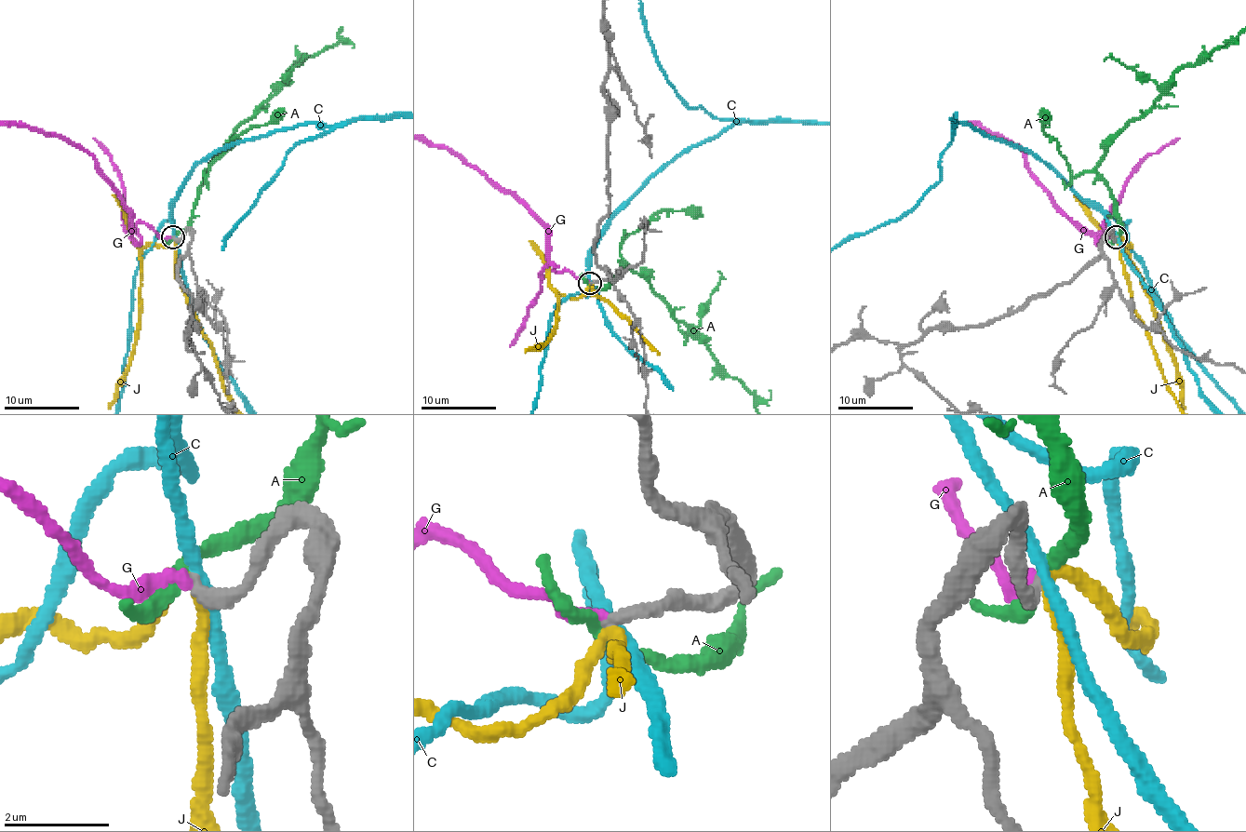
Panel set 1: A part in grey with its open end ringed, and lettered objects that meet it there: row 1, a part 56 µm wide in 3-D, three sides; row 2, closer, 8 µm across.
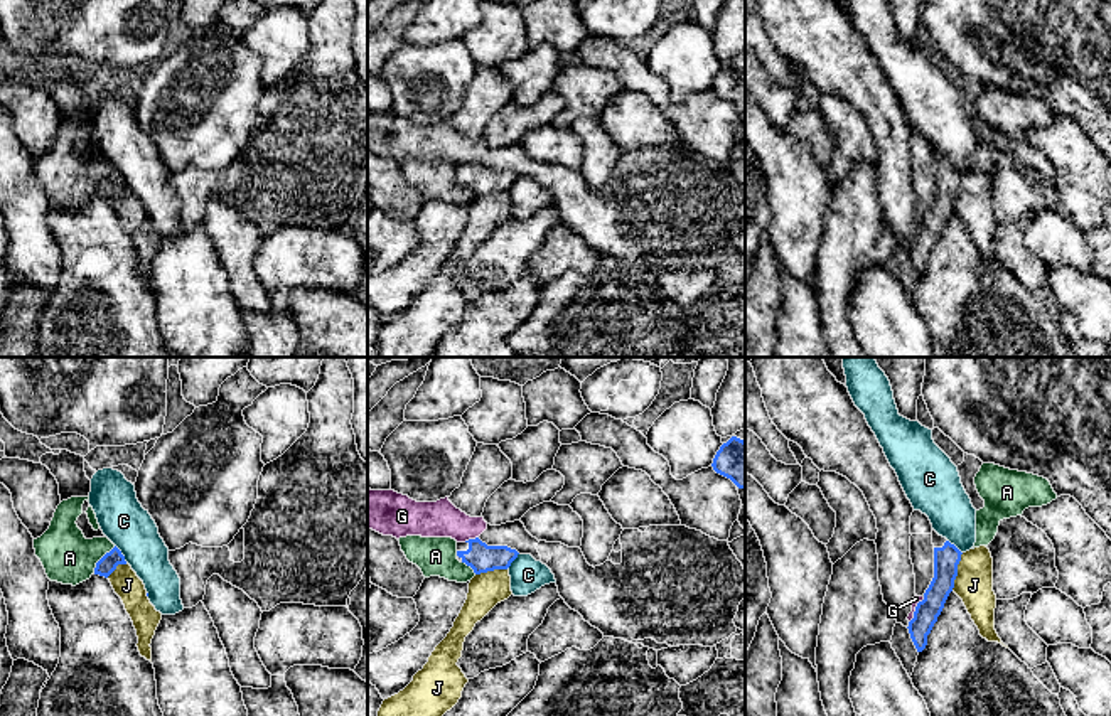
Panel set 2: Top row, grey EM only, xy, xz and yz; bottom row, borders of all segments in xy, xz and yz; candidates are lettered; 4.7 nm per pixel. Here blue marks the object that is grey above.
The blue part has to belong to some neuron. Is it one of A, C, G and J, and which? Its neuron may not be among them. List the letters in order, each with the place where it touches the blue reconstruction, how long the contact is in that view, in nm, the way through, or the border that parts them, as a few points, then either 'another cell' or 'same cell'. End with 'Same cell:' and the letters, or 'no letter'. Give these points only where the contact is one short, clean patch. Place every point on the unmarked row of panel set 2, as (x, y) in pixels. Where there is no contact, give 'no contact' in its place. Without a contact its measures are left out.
A: contact xy (101, 181); length 170 nm; border xy (115, 169), (96, 186), (93, 194); another cell
C: contact xy (120, 176); length 110 nm; border xy (115, 167), (127, 184); another cell
G: contact xz (471, 162); length 80 nm; border xz (477, 159), (464, 164); another cell
J: contact yz (956, 194); length 190 nm; border yz (963, 176), (951, 213); another cell
Same cell: no letter

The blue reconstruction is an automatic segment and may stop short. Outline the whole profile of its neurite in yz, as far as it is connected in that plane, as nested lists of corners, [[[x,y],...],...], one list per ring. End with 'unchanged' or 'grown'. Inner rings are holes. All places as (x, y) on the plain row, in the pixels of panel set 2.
[[[934,152],[932,167],[934,200],[924,216],[924,222],[917,226],[914,241],[909,244],[907,249],[917,275],[922,275],[926,271],[927,258],[931,256],[949,216],[954,211],[958,187],[963,177],[954,167],[951,167],[946,160],[939,158]]]; grown

